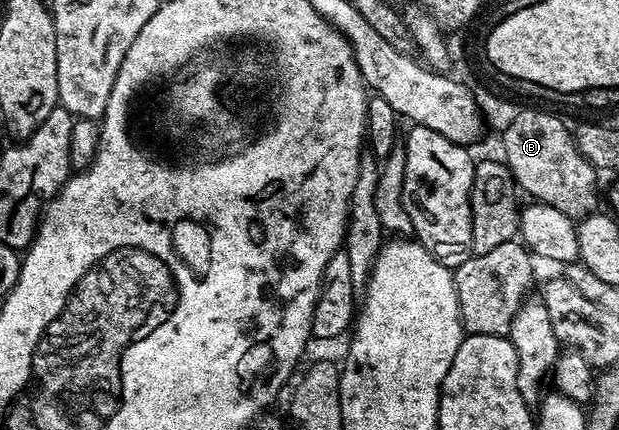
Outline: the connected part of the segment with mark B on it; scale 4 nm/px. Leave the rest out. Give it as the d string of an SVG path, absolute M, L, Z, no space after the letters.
M523 108L517 120L501 131L503 138L502 161L511 171L512 179L520 191L532 194L536 203L552 206L565 212L573 220L596 209L594 166L581 156L572 131L555 114L543 110Z

